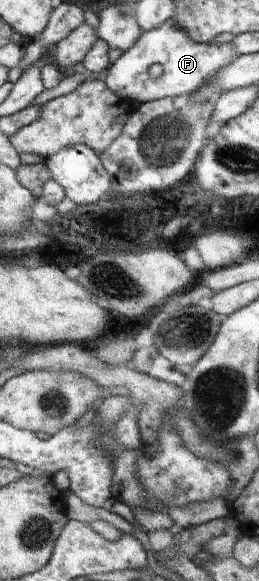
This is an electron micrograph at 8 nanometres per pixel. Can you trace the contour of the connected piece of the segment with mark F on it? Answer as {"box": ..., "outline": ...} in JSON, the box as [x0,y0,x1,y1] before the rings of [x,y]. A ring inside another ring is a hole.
{"box":[103,19,240,104],"outline":[[[174,19],[166,20],[162,24],[140,34],[136,44],[110,64],[103,74],[106,86],[123,100],[130,100],[138,104],[160,100],[164,97],[190,95],[200,90],[214,74],[236,60],[240,54],[234,52],[234,46],[227,44],[196,43],[182,30]],[[160,64],[164,69],[159,78],[150,76],[150,66]]]}

